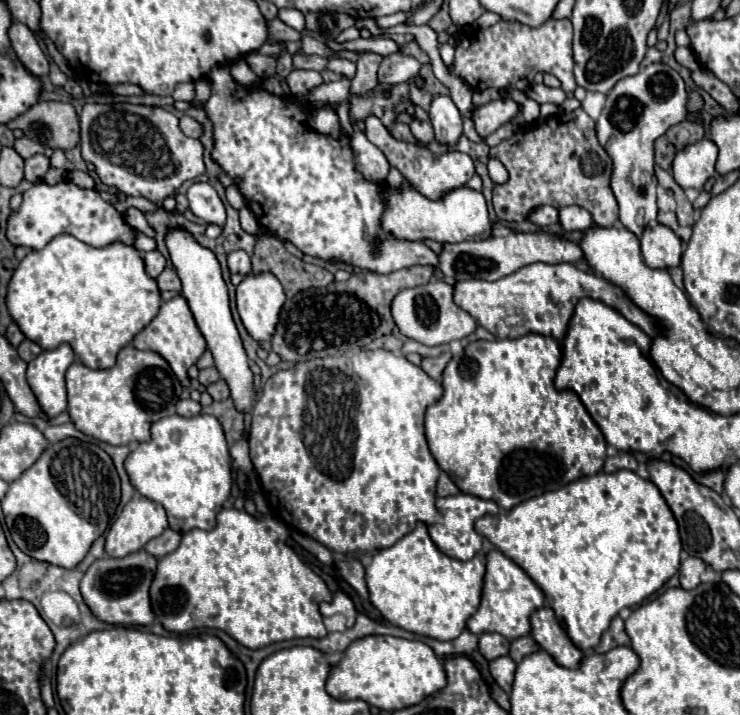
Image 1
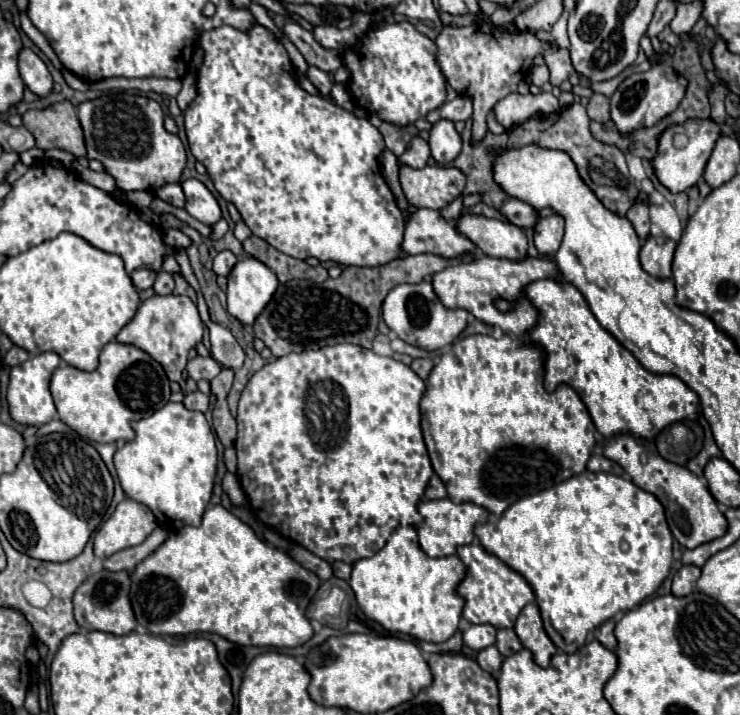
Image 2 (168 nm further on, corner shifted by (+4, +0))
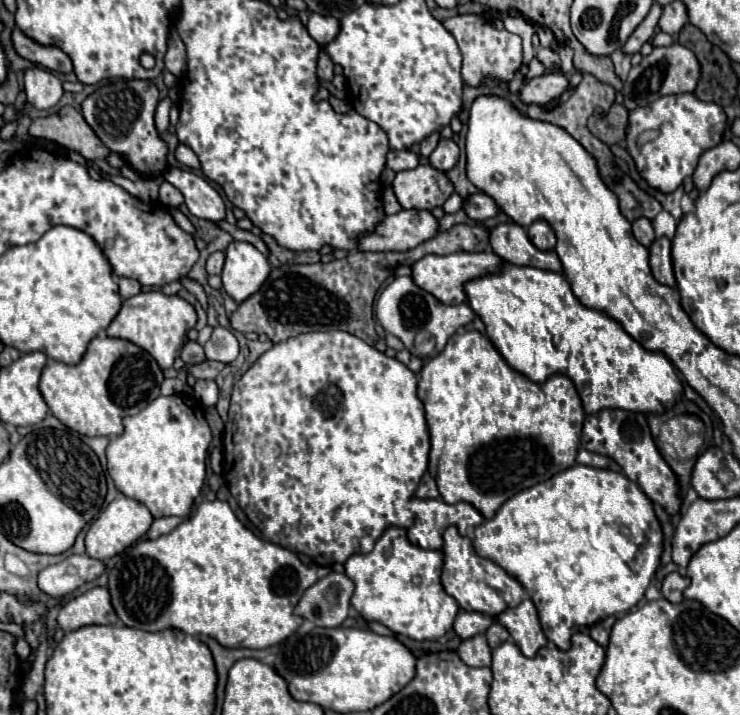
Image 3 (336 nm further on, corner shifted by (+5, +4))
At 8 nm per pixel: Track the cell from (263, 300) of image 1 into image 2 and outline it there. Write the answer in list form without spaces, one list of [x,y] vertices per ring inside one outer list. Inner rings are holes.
[[[252,256],[240,260],[228,274],[228,312],[244,326],[252,326],[278,288],[276,274]]]

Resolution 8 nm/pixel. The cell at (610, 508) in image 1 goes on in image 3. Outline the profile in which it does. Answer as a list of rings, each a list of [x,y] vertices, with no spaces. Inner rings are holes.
[[[575,464],[545,482],[511,496],[491,520],[475,528],[473,548],[481,558],[501,566],[529,592],[547,640],[559,650],[571,646],[571,636],[607,616],[631,610],[643,596],[659,566],[663,532],[651,500],[627,476],[611,470]]]

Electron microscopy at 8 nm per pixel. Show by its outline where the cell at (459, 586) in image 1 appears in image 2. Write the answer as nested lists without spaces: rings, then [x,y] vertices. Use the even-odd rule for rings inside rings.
[[[400,526],[380,552],[352,566],[350,586],[360,610],[386,630],[408,634],[416,640],[444,642],[458,630],[464,598],[456,590],[464,576],[466,568],[458,556],[430,558],[420,548],[416,530]]]

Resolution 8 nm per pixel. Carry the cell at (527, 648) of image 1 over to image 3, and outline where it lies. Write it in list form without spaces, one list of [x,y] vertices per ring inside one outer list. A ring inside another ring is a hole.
[[[493,622],[491,628],[487,628],[485,638],[487,638],[487,642],[489,642],[491,648],[497,648],[499,644],[503,644],[503,642],[509,640],[509,632],[499,622]]]

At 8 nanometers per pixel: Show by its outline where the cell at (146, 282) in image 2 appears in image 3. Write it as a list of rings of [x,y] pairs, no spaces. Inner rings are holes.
[[[119,278],[117,284],[119,284],[119,294],[121,294],[121,298],[131,298],[131,296],[135,296],[135,294],[141,292],[141,284],[139,284],[137,280]]]

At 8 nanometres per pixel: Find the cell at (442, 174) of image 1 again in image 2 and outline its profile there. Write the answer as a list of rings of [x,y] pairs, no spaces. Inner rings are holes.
[[[402,164],[400,184],[408,204],[416,208],[442,210],[446,204],[462,194],[466,176],[456,166],[426,164],[424,168],[410,168]]]

